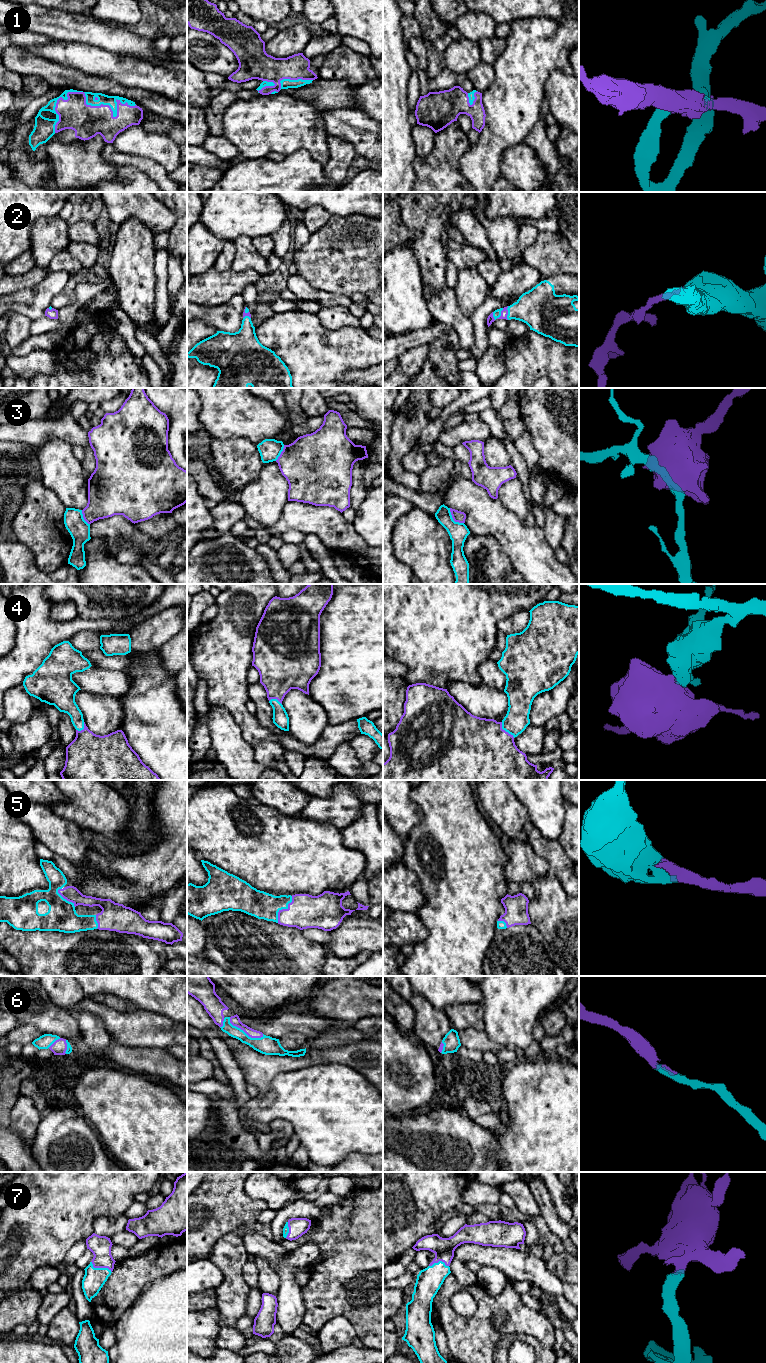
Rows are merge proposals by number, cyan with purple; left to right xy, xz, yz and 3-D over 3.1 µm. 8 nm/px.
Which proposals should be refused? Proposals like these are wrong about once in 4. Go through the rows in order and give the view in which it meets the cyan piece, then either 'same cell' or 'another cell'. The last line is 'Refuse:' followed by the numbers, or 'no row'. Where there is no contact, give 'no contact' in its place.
1: contact in xy; same cell
2: contact in yz; same cell
3: contact in yz; another cell
4: contact in yz; same cell
5: contact in xz; same cell
6: contact in xz; same cell
7: contact in xy; same cell
Refuse: 3

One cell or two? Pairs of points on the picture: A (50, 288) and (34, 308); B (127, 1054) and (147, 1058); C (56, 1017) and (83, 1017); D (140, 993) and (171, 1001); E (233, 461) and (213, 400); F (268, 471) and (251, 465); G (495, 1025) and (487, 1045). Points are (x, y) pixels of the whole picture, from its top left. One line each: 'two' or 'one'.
A: one
B: one
C: two
D: one
E: two
F: two
G: two

